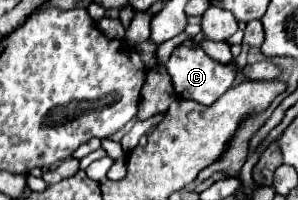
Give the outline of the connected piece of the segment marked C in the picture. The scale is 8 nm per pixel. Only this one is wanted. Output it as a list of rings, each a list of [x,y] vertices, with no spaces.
[[[178,46],[178,48],[172,50],[170,60],[166,62],[166,72],[170,74],[174,92],[180,98],[188,98],[188,100],[194,100],[198,104],[210,106],[224,92],[228,92],[232,88],[232,82],[234,82],[234,78],[238,74],[238,64],[236,64],[236,60],[230,60],[228,64],[222,64],[222,62],[210,58],[200,46],[194,46],[194,48]]]

